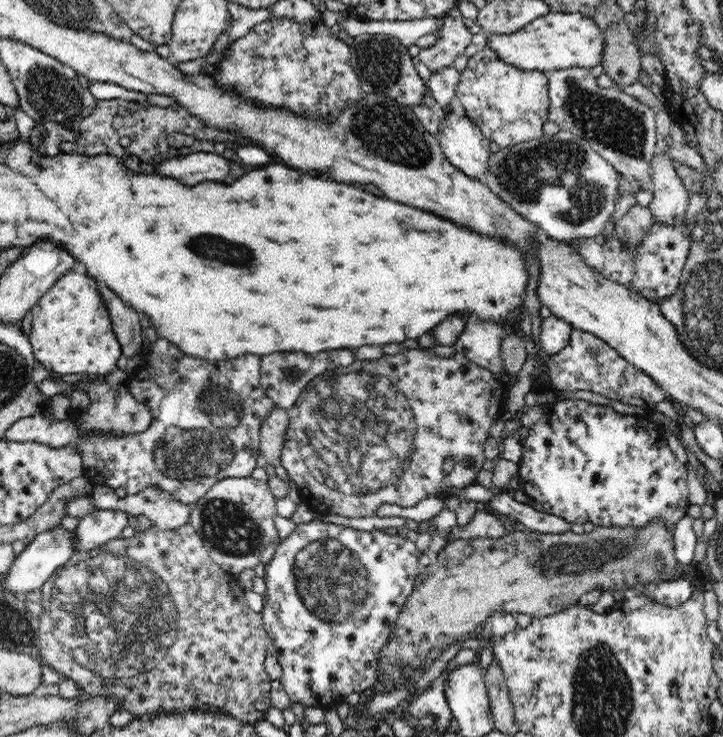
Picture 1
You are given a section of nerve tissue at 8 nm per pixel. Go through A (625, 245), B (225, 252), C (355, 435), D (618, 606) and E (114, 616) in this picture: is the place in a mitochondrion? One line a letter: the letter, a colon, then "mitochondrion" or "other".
A: other
B: mitochondrion
C: mitochondrion
D: other
E: mitochondrion

